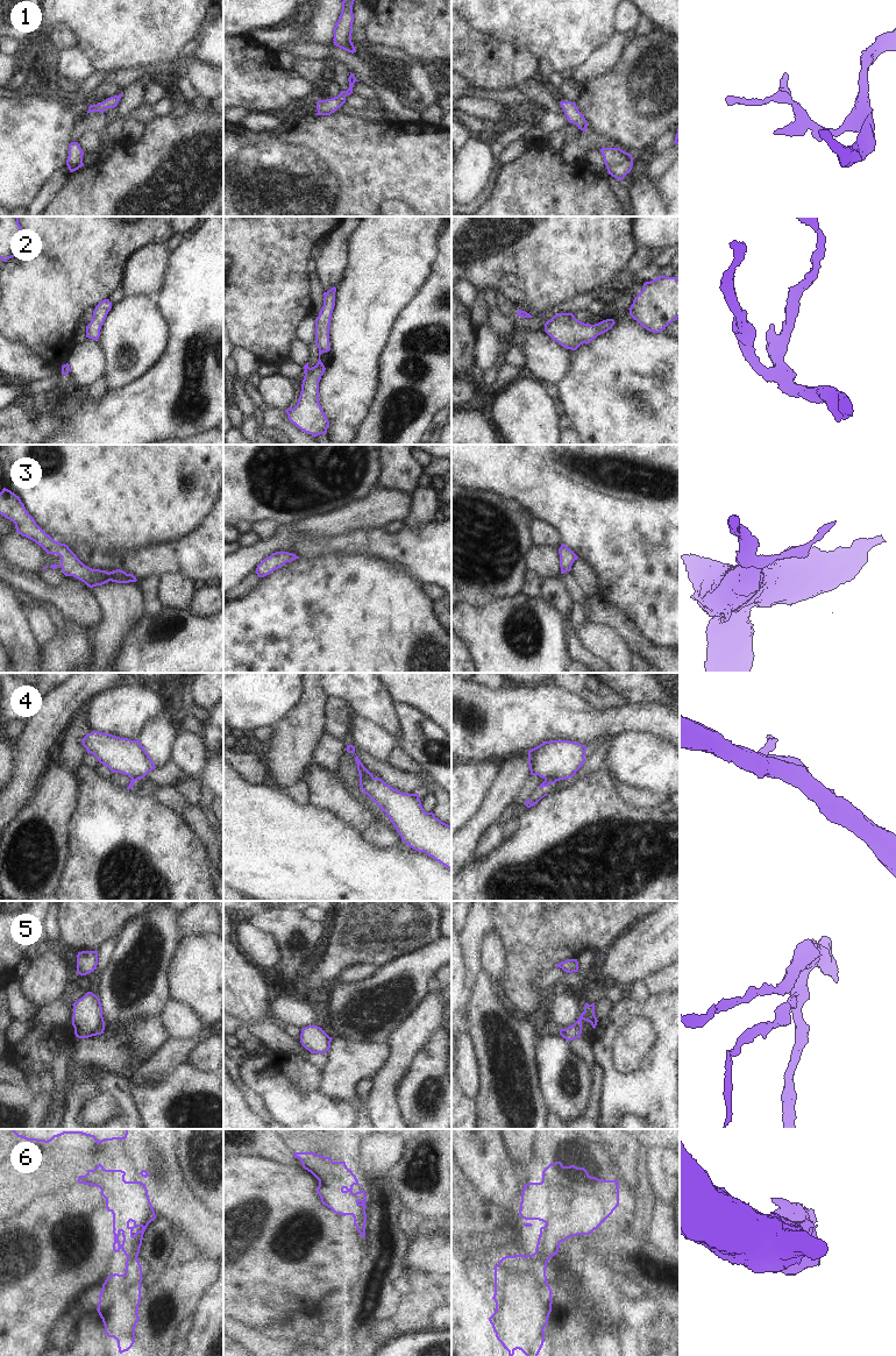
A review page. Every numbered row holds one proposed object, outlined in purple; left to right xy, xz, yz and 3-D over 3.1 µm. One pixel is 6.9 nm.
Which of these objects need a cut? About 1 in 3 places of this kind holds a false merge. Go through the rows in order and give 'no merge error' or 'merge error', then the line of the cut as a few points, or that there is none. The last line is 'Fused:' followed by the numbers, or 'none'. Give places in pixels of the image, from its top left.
1: no merge error; cut none
2: no merge error; cut none
3: no merge error; cut none
4: merge error; cut yz (545, 778), (554, 778), (556, 780)
5: no merge error; cut none
6: no merge error; cut none
Fused: 4

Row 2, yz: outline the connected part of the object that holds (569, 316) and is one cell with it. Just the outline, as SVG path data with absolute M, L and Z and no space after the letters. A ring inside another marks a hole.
M559 313L546 321L545 332L562 347L576 350L611 329L614 324L613 319L606 319L590 325L577 320L573 313Z

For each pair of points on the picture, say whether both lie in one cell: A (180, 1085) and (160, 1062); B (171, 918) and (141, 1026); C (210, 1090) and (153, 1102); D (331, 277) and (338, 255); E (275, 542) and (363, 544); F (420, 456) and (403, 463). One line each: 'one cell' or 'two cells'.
A: two cells
B: two cells
C: one cell
D: one cell
E: two cells
F: two cells

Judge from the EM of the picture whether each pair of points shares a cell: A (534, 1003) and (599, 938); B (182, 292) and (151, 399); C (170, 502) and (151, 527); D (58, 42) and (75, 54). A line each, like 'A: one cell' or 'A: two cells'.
A: one cell
B: one cell
C: one cell
D: two cells

